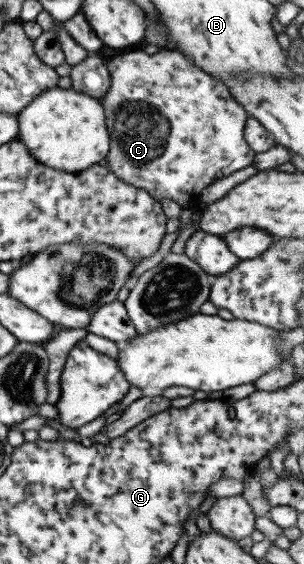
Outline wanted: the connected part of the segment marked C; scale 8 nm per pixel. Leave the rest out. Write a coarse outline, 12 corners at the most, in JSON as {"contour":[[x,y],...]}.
{"contour":[[171,47],[108,59],[107,168],[180,206],[246,168],[247,112]]}

